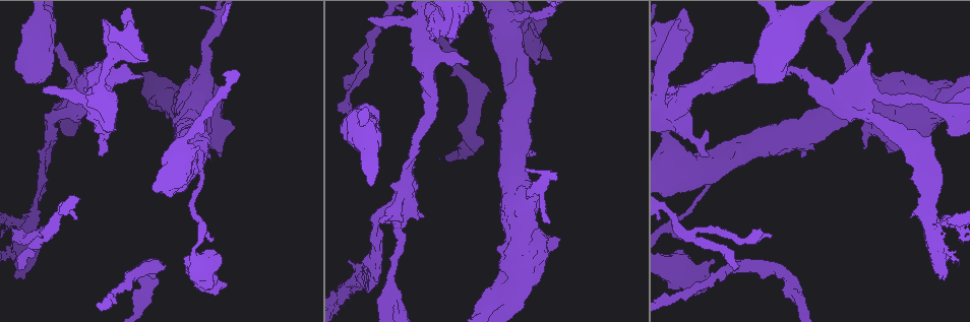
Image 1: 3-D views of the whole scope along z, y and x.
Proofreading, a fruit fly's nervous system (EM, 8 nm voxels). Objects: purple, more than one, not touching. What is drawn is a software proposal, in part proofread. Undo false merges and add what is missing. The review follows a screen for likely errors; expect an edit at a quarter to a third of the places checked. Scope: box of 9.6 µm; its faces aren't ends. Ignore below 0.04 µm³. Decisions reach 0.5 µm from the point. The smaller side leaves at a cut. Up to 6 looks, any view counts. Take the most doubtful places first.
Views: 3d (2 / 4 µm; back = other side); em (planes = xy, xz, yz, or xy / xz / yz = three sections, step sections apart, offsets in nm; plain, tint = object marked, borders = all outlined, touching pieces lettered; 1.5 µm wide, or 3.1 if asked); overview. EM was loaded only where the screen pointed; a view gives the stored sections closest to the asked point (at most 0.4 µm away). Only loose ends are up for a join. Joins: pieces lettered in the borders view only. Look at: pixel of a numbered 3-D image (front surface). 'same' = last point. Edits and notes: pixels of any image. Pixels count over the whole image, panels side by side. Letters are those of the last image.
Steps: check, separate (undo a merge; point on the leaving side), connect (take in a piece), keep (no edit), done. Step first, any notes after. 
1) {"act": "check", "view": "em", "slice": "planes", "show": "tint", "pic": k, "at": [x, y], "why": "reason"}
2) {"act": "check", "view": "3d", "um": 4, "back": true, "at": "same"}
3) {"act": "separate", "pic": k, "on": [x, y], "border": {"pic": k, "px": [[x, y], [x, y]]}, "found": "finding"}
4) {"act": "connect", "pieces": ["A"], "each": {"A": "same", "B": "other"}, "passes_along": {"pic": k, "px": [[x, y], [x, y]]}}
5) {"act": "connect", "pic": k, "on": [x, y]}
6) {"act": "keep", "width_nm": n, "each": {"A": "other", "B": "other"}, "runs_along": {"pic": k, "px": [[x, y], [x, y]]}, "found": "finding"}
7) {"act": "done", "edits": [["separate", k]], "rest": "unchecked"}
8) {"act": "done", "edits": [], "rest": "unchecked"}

{"act": "check", "view": "em", "slice": "planes", "show": "tint", "pic": 1, "at": [21, 269], "why": "free end"}

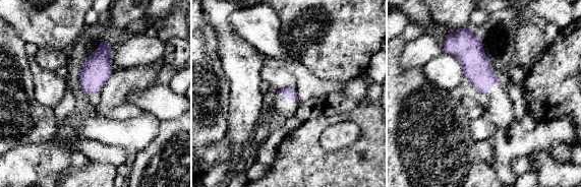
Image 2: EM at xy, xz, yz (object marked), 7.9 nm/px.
{"act": "check", "view": "em", "slice": "planes", "show": "borders", "at": "same", "why": "see the neighbours"}

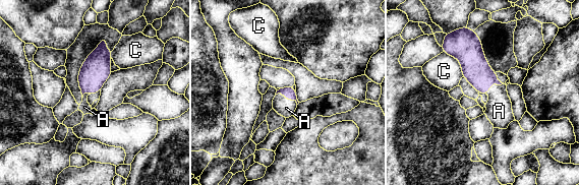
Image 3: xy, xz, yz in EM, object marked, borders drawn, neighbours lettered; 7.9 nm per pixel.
{"act": "connect", "pieces": ["A"], "each": {"A": "same", "C": "other"}, "passes_along": {"pic": 3, "px": [[476, 70], [490, 82], [499, 111]]}, "found": "it goes on there"}

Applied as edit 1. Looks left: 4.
{"act": "check", "view": "em", "um": 3.1, "slice": "xy", "step": 8, "show": "tint", "pic": 1, "at": [675, 48], "why": "three-way junction"}

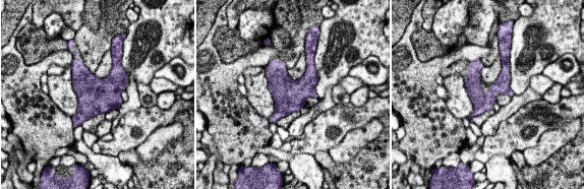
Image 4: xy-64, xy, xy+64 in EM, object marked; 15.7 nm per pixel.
{"act": "check", "view": "em", "um": 3.1, "slice": "planes", "show": "borders", "at": "same"}

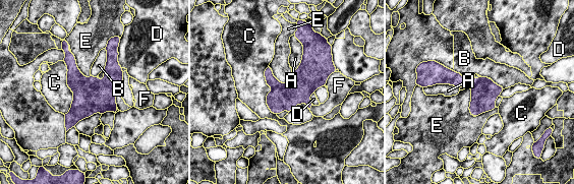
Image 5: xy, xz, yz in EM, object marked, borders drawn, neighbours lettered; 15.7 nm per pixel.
{"act": "keep", "each": {"A": "other", "B": "other", "C": "other", "D": "other", "E": "other", "F": "other"}, "border": {"pic": 5, "px": [[269, 65], [281, 82], [293, 79]]}, "found": "continuous, no second cell"}

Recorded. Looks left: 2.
{"act": "check", "view": "em", "slice": "xz", "step": 4, "show": "plain", "pic": 1, "at": [712, 260], "why": "an open end"}

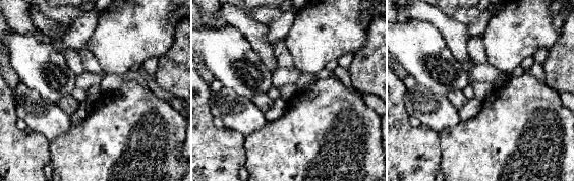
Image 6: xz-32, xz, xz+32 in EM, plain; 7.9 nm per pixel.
{"act": "check", "view": "em", "slice": "xz", "step": 4, "show": "borders", "at": "same"}

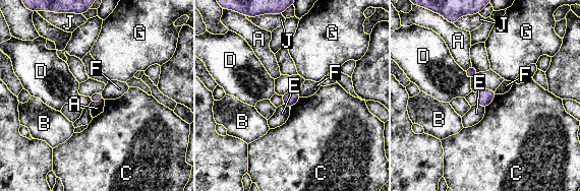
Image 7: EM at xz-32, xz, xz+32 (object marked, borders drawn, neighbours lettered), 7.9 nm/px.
{"act": "keep", "longest_contact_nm": ["C", 140], "each": {"A": "other", "B": "other", "C": "other", "D": "other", "E": "other", "F": "other", "G": "other", "J": "other"}, "border": {"pic": 7, "px": [[497, 94], [485, 108]]}, "found": "none of them fits"}

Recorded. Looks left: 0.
{"act": "done", "edits": [["connect", 3]], "rest": "unchecked"}

